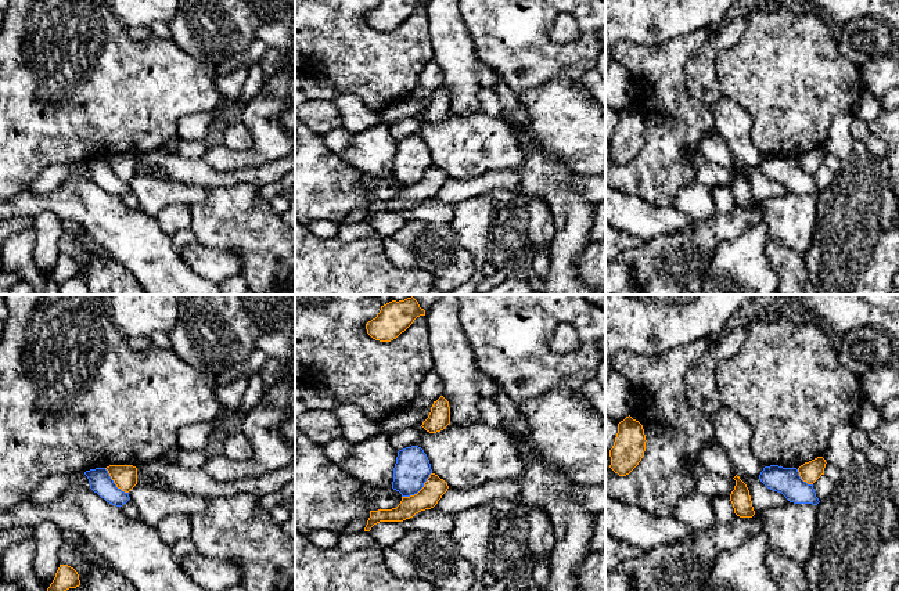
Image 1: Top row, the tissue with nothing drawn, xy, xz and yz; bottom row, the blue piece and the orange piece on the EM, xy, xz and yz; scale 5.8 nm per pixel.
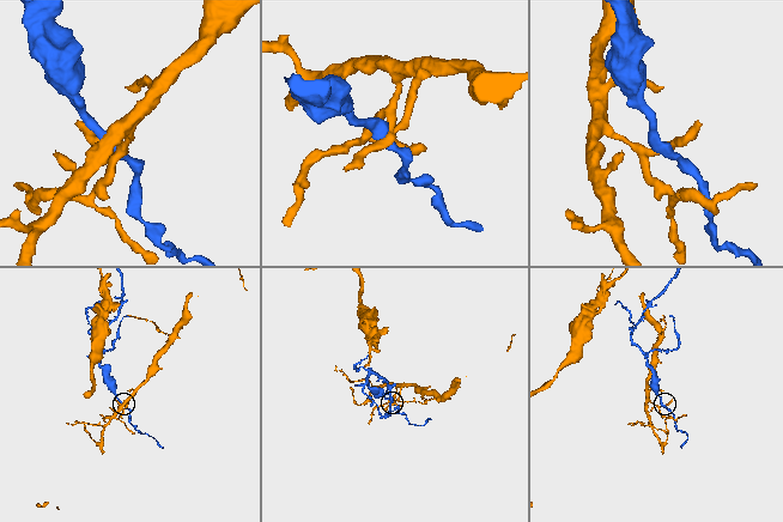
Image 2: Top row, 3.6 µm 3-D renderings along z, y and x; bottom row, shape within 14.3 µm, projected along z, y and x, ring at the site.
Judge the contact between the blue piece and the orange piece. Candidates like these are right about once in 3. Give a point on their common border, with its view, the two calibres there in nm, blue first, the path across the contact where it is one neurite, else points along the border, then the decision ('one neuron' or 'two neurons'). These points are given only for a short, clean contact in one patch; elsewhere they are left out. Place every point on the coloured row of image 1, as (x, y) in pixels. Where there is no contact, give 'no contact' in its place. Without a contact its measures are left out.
contact xz (419, 490); calibres 200 and 120 nm; border xz (431, 472), (416, 493), (402, 497); two neurons

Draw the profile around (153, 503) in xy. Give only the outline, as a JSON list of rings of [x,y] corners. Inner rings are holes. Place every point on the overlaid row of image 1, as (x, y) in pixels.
[[[136,484],[129,497],[139,509],[139,519],[155,527],[165,516],[172,513],[194,515],[204,512],[208,497],[163,490],[150,484]]]

